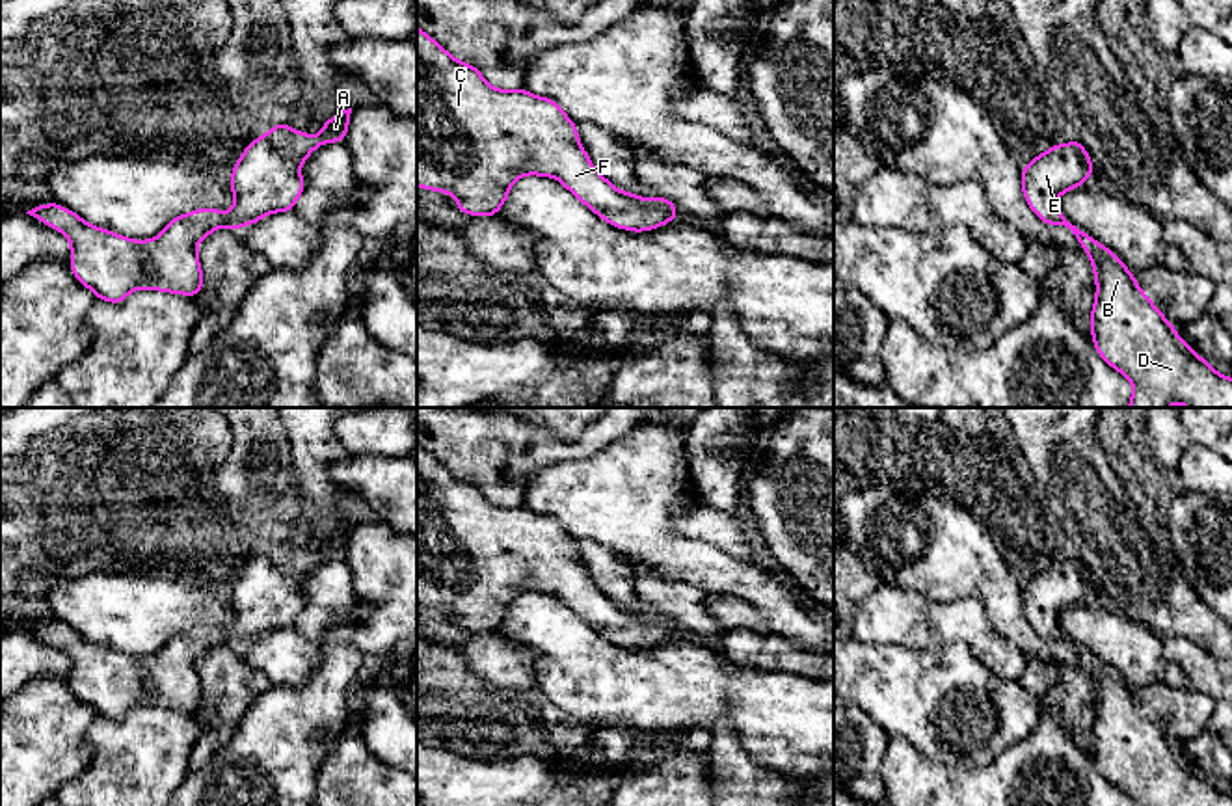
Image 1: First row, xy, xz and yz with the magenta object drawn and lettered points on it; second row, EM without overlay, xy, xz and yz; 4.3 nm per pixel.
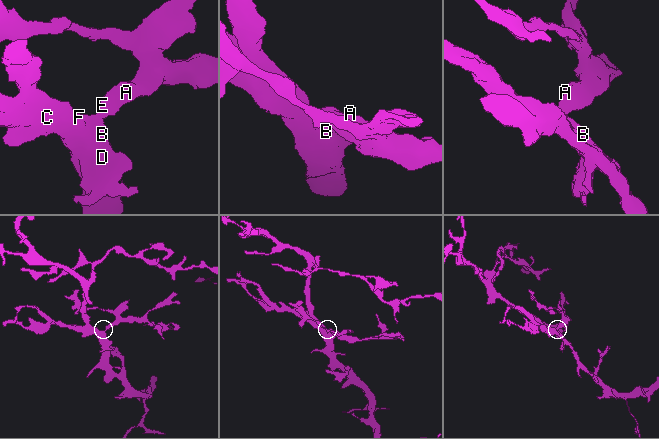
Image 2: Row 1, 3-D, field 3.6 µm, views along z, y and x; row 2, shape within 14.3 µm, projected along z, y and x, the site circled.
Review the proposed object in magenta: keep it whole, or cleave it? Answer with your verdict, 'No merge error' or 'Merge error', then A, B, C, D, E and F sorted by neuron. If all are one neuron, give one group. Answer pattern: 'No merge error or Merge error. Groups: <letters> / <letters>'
No merge error. Groups: A B C D E F

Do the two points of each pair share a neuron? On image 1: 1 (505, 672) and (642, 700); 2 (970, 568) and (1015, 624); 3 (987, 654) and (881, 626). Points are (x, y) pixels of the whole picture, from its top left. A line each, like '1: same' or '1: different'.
1: different
2: same
3: same

